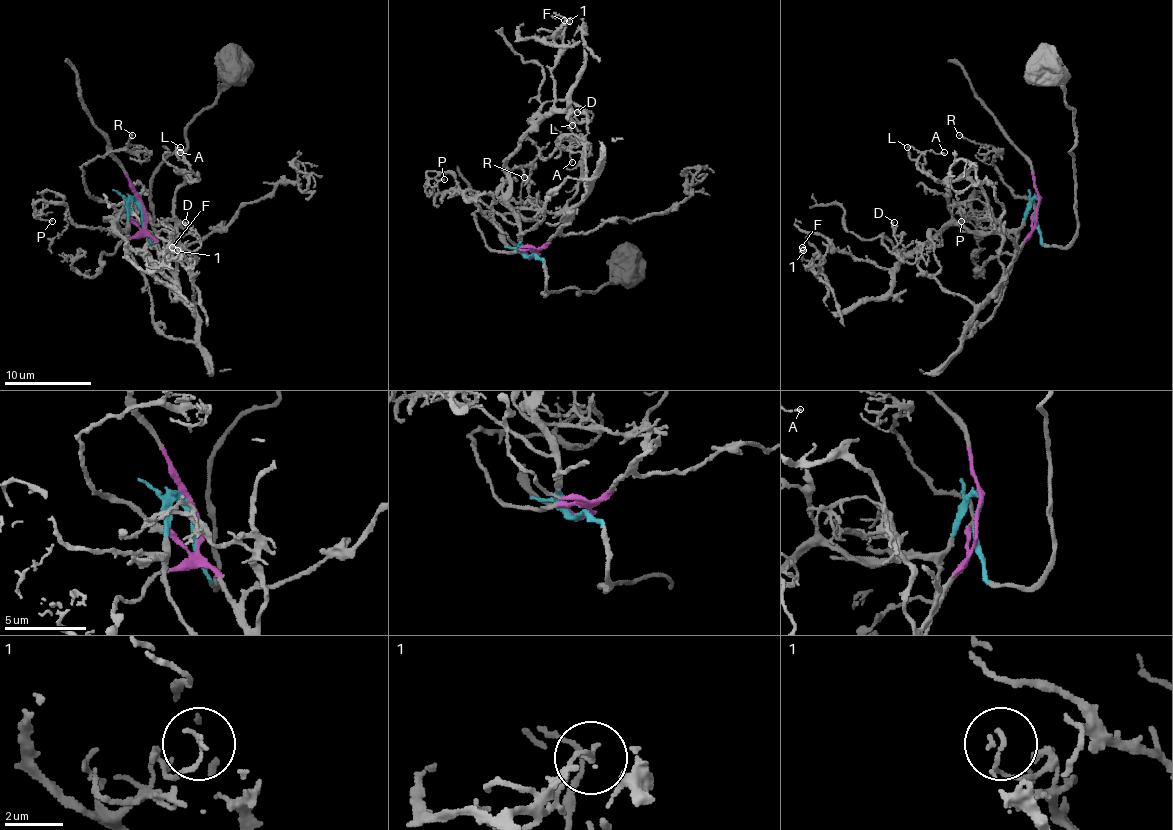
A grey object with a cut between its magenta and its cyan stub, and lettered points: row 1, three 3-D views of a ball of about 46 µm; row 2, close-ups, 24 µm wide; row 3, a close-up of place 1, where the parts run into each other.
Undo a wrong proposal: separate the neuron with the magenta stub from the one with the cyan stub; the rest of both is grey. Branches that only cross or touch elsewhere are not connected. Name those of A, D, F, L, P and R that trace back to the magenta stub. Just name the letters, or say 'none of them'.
A, L, R

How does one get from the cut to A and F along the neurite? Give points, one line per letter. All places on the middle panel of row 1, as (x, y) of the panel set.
A: (533, 255), (572, 216), (566, 203), (590, 151), (581, 136), (570, 147), (572, 162)
F: (533, 255), (522, 253), (505, 160), (568, 108), (585, 49), (581, 41), (546, 39), (564, 19)

